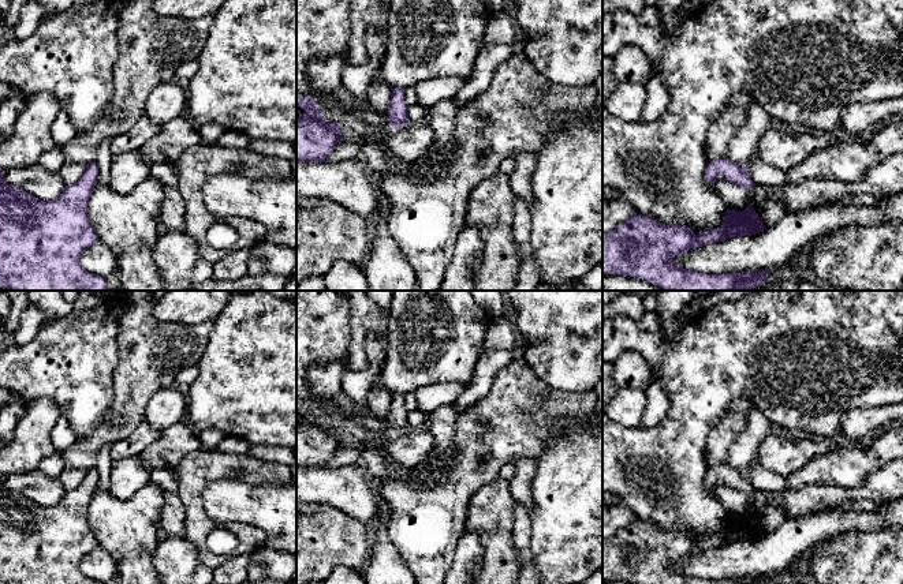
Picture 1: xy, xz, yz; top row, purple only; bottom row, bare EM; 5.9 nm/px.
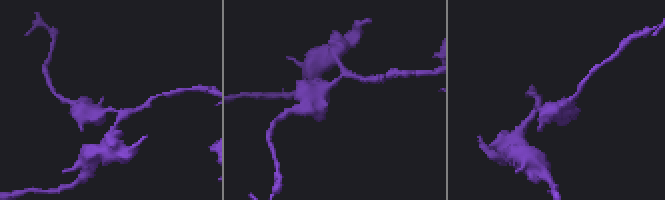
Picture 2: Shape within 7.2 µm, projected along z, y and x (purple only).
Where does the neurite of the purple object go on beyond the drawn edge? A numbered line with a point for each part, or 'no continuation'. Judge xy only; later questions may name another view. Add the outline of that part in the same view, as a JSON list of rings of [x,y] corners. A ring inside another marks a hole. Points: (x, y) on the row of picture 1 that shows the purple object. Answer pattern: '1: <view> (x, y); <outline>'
no continuation

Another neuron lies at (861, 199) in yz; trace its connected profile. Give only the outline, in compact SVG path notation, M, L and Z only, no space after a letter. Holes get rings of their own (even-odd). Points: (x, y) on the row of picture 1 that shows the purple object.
M858 194L858 195L846 195L846 196L840 196L839 199L833 201L833 202L826 202L822 205L852 205L852 206L858 206L858 207L863 207L863 206L876 206L878 203L881 203L883 201L889 199L891 196L873 196L869 194Z

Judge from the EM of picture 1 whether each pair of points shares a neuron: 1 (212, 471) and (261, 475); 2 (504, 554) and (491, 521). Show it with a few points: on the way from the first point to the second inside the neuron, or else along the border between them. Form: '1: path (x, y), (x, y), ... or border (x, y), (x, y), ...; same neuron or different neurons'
1: path (224, 467), (249, 468); same neuron
2: path (497, 546), (495, 530); same neuron

